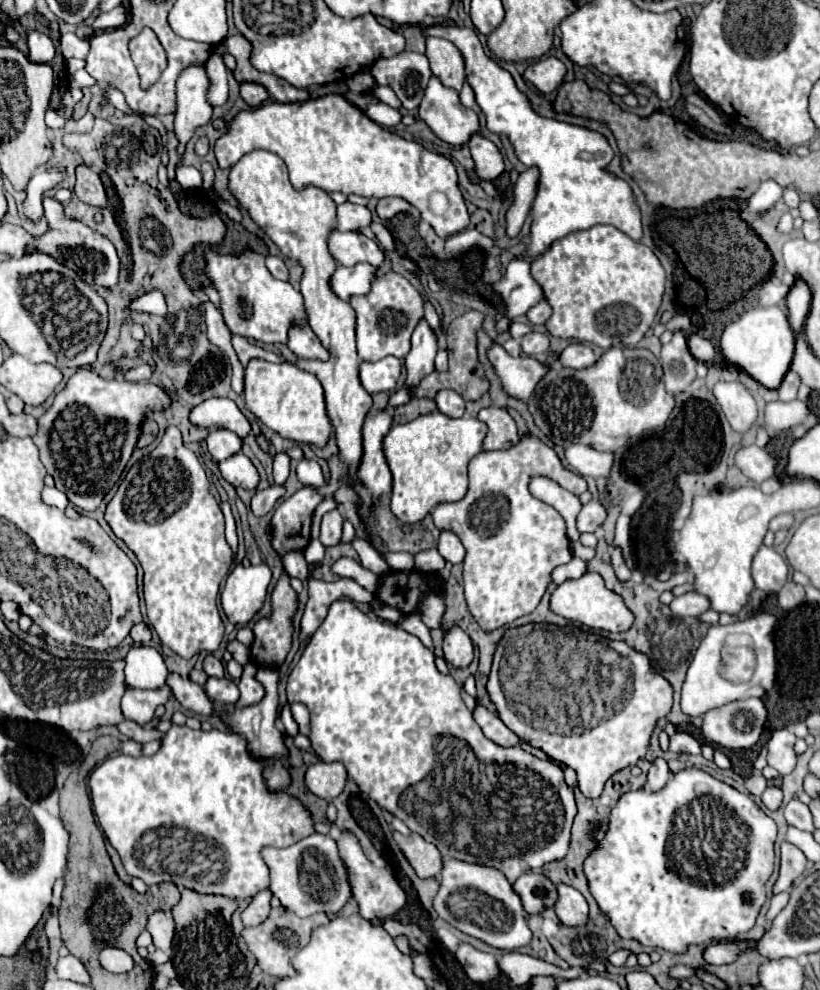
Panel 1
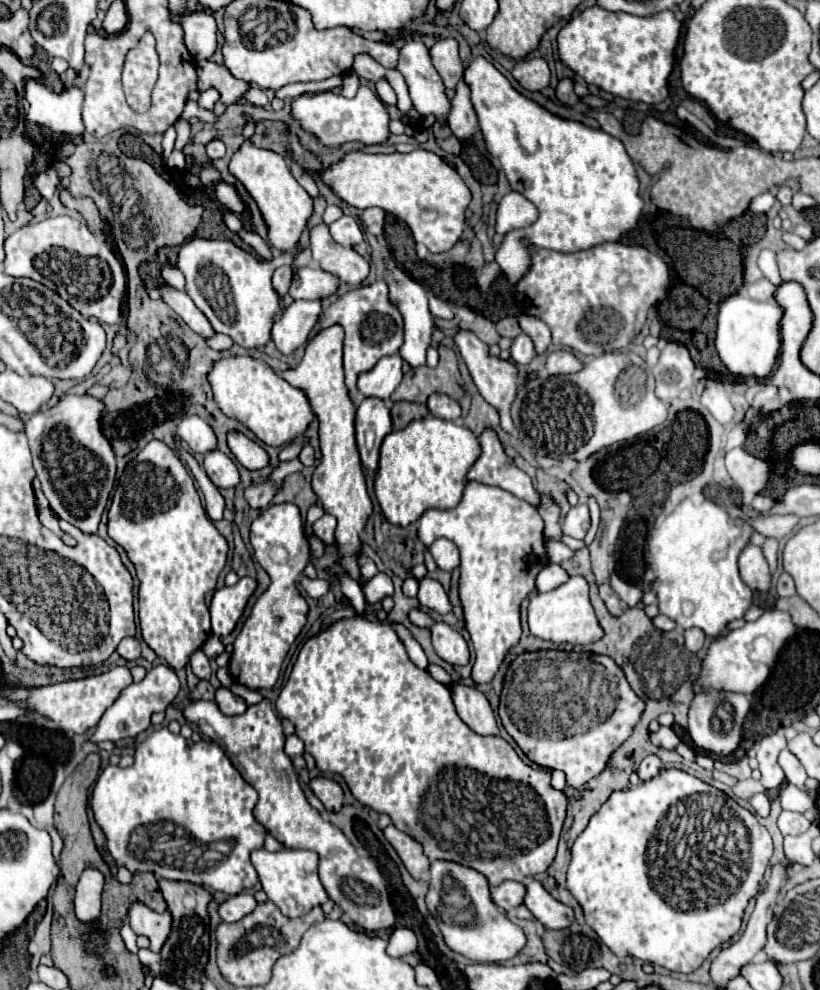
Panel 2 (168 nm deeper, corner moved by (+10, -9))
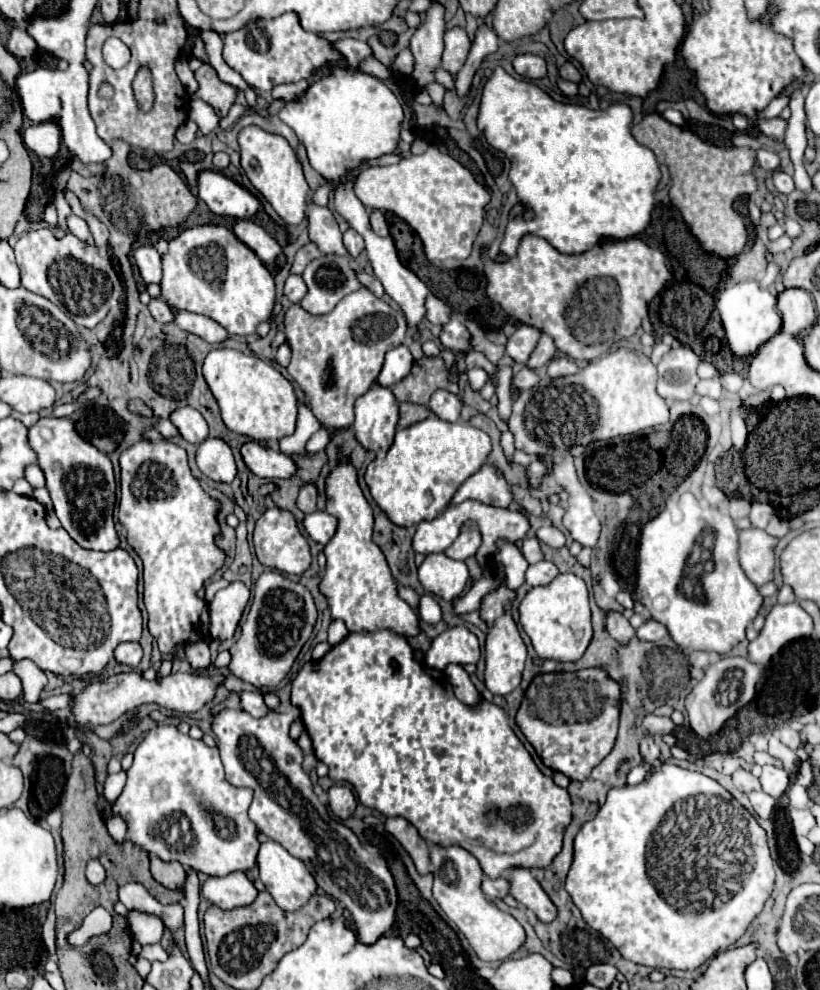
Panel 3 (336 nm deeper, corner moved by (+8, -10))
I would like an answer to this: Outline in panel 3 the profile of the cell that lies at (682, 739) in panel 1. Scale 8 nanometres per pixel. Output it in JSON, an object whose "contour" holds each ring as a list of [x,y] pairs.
{"contour":[[[649,714],[645,716],[643,720],[643,728],[647,734],[653,734],[653,736],[663,736],[663,734],[671,734],[675,724],[669,720],[669,718],[661,718],[661,716],[655,716],[655,714]]]}

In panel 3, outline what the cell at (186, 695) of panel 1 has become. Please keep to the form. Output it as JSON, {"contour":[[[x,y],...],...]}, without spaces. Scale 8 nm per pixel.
{"contour":[[[297,708],[287,714],[269,710],[263,718],[253,718],[241,710],[221,710],[213,714],[211,728],[217,738],[225,776],[233,786],[249,786],[255,790],[249,818],[271,840],[279,842],[291,856],[311,864],[311,872],[319,888],[345,904],[365,944],[373,944],[395,922],[397,890],[387,862],[381,854],[369,854],[357,836],[329,816],[327,808],[313,792],[309,776],[303,772],[303,752],[289,738],[289,726],[300,718]]]}

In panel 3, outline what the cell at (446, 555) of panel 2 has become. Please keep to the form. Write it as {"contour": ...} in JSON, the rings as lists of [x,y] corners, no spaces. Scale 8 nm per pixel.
{"contour":[[[467,522],[459,534],[459,538],[445,550],[445,556],[453,558],[453,560],[465,560],[469,556],[473,556],[477,552],[481,544],[481,536],[475,528],[473,522]]]}

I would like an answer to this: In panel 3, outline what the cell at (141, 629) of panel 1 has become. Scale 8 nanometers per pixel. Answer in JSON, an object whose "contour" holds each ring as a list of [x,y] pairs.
{"contour":[[[123,642],[117,646],[115,650],[115,660],[119,664],[127,664],[127,666],[137,666],[143,658],[143,650],[139,642]]]}

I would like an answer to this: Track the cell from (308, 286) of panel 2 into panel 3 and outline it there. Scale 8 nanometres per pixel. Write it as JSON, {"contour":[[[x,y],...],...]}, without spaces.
{"contour":[[[289,276],[285,282],[285,296],[291,302],[299,302],[305,294],[307,294],[307,286],[305,286],[303,278],[301,276]]]}

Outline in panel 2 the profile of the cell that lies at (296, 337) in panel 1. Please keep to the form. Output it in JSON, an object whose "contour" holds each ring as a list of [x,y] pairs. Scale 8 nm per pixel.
{"contour":[[[321,299],[315,301],[293,301],[289,307],[283,309],[279,321],[275,321],[271,337],[275,347],[283,355],[291,355],[303,347],[309,339],[317,319],[321,315]]]}

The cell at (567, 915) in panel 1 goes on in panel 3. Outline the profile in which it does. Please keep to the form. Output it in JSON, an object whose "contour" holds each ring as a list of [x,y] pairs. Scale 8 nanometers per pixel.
{"contour":[[[513,868],[511,876],[511,896],[525,908],[533,910],[541,922],[553,922],[553,918],[557,918],[557,906],[553,906],[551,898],[531,872],[527,868]]]}

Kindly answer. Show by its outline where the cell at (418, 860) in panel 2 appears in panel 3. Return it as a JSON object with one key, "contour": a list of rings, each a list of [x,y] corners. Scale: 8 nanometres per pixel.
{"contour":[[[387,818],[385,820],[385,830],[395,836],[401,846],[409,852],[415,868],[419,874],[427,874],[429,872],[429,846],[425,844],[425,840],[419,836],[419,832],[415,830],[413,824],[409,824],[405,818]]]}

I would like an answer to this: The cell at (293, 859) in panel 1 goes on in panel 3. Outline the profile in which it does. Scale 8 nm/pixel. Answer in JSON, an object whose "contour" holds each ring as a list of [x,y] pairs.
{"contour":[[[267,840],[265,844],[261,844],[259,848],[259,856],[257,856],[257,864],[259,864],[259,874],[261,874],[261,882],[265,884],[267,892],[273,896],[275,904],[287,912],[295,912],[301,906],[305,906],[305,902],[315,894],[317,884],[313,874],[307,870],[305,862],[291,856],[281,844]]]}

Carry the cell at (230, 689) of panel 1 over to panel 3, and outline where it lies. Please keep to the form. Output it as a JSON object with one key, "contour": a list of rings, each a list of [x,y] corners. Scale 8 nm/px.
{"contour":[[[239,692],[239,702],[241,702],[241,710],[245,710],[247,714],[261,718],[267,714],[267,706],[263,702],[263,696],[257,692]]]}

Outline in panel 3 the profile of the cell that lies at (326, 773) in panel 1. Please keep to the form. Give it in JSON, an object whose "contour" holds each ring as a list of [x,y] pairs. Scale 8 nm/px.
{"contour":[[[331,786],[327,790],[327,796],[329,796],[329,808],[337,818],[345,820],[353,814],[353,810],[357,806],[357,800],[347,786]]]}

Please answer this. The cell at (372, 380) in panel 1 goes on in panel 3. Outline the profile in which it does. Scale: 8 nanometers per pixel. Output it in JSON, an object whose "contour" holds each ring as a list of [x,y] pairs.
{"contour":[[[405,344],[391,348],[385,354],[385,364],[383,364],[381,374],[377,376],[375,384],[385,386],[385,388],[393,388],[397,382],[401,382],[401,378],[405,378],[409,374],[411,364],[413,364],[413,358],[411,358],[411,352]]]}

